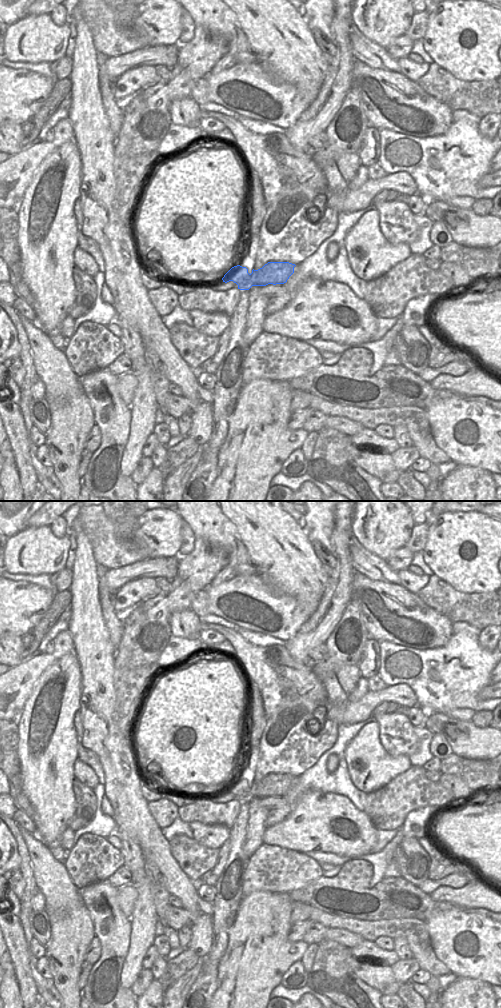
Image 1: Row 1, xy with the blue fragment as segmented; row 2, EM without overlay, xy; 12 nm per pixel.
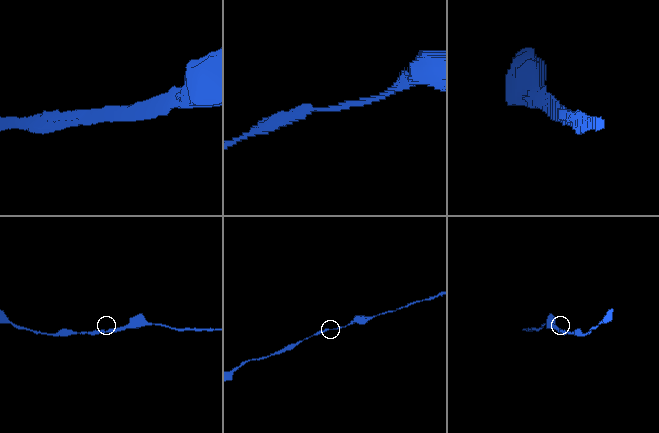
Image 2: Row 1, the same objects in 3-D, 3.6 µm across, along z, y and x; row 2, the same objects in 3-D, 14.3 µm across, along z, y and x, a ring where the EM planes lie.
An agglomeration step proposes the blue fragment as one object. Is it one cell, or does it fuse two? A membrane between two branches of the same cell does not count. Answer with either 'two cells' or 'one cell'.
one cell

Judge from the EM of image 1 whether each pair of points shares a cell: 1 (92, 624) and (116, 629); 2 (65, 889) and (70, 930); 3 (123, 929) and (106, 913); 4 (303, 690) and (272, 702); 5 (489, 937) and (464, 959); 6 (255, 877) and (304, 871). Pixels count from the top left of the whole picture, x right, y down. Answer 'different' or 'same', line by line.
1: different
2: same
3: same
4: same
5: same
6: same

